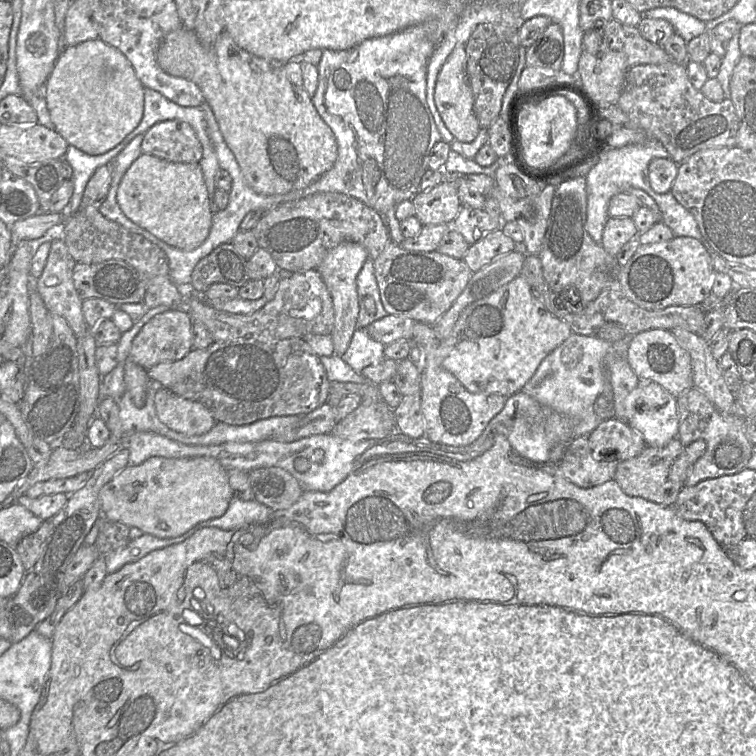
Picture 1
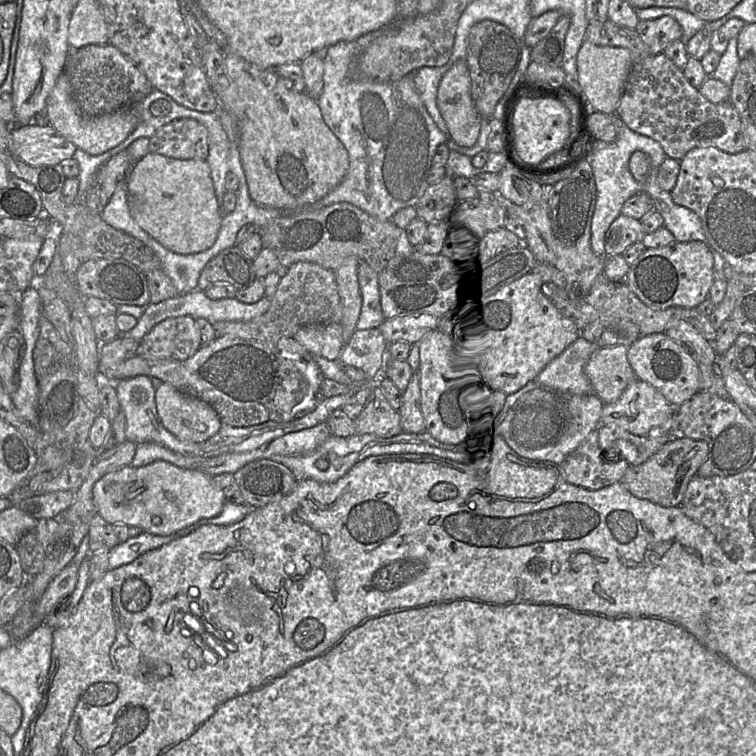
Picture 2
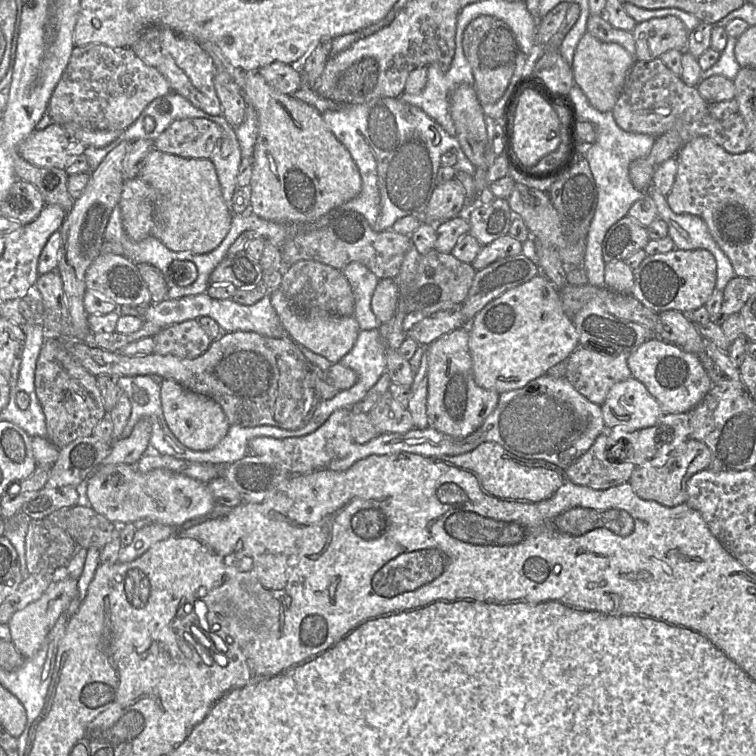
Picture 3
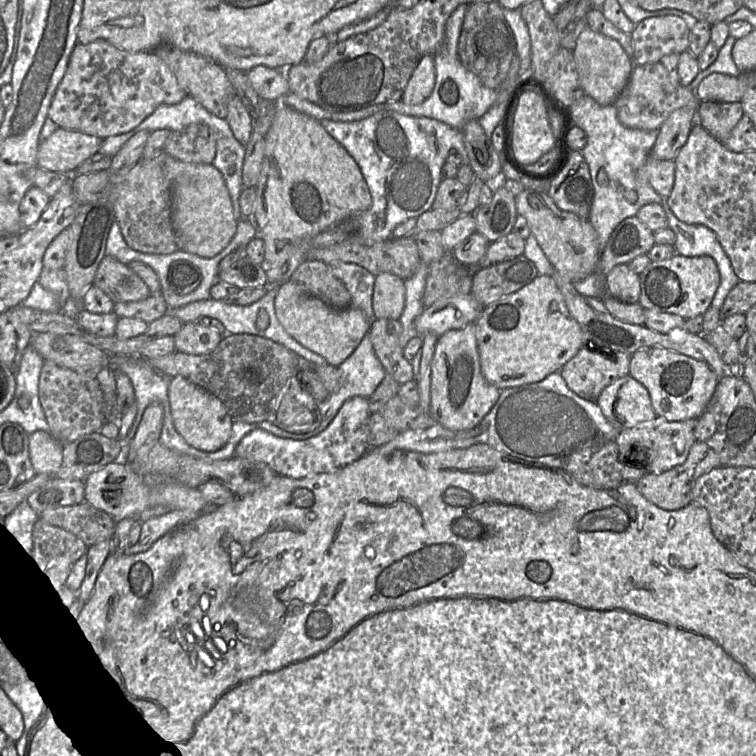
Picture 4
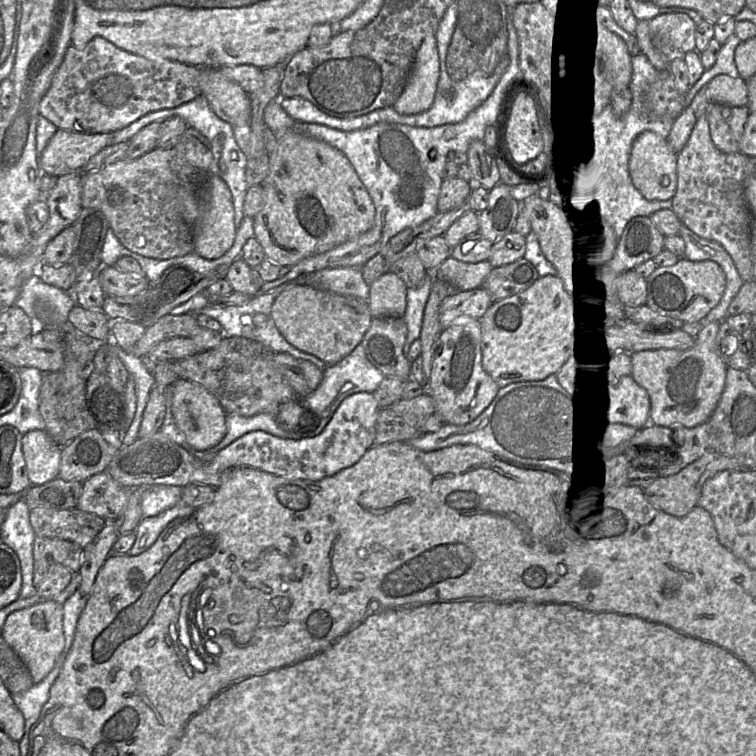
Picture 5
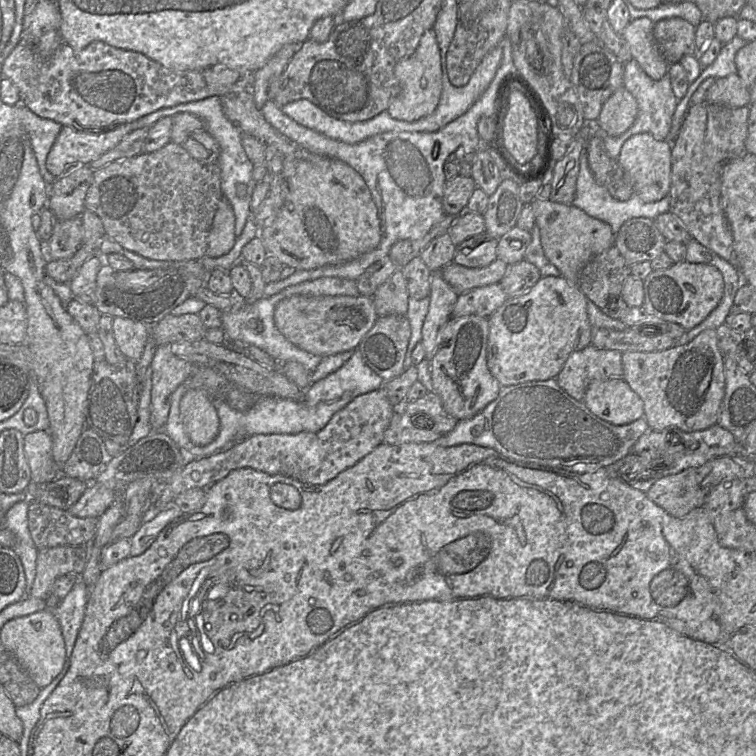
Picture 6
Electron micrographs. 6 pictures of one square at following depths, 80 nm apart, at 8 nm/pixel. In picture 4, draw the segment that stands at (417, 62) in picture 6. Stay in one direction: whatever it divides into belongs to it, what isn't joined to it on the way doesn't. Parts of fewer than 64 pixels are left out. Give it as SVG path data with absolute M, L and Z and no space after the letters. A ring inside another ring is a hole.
M434 55L423 56L413 71L401 100L408 105L423 103L432 93L436 80Z

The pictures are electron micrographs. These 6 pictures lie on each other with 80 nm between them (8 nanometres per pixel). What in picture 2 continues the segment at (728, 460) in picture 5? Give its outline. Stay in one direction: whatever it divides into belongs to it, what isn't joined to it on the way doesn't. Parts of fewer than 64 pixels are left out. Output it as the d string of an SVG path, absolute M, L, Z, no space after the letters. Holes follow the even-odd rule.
M678 436L663 445L649 459L639 465L630 465L625 472L622 483L634 496L647 499L665 507L680 506L689 481L696 475L700 466L705 462L709 453L707 442L703 440L693 440L684 436Z

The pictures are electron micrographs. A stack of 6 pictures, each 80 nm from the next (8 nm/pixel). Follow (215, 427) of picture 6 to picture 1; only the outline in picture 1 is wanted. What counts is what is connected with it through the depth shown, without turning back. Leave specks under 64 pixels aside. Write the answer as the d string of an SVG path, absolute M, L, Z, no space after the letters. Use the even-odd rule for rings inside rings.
M162 386L155 392L154 402L160 421L181 434L205 434L217 422L203 404L178 396Z

